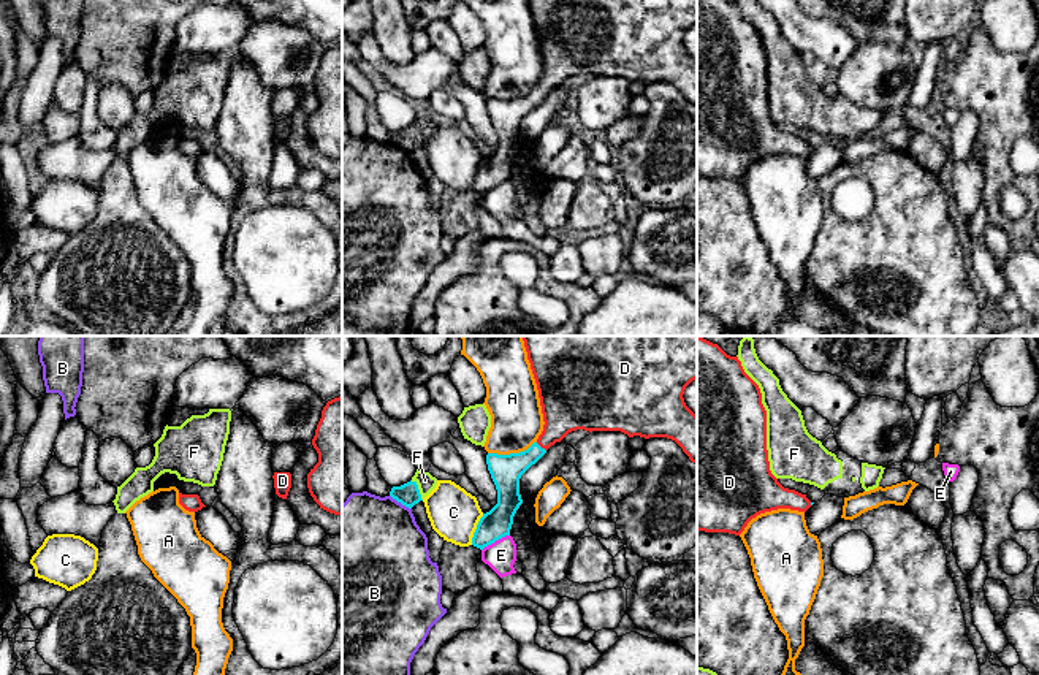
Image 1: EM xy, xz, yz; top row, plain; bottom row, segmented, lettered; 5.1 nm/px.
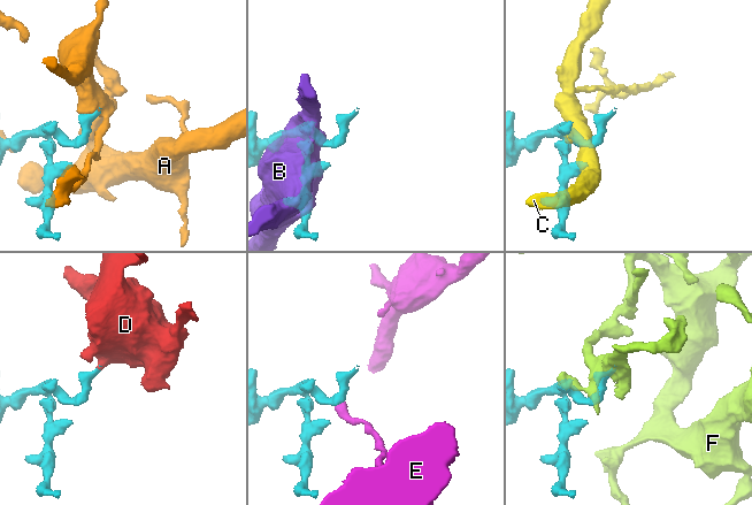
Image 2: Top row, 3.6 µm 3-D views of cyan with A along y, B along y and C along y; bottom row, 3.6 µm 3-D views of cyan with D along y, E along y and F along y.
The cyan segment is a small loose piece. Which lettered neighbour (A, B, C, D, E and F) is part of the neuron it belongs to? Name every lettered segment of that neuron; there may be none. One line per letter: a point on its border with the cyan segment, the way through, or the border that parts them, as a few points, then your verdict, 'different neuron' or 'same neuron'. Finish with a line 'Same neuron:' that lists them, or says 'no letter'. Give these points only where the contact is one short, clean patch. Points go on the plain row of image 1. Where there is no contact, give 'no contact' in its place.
A: meets cyan in xz at (512, 99); border along xz (536, 86), (518, 97), (488, 99); different neuron
B: meets cyan in xz at (401, 148); different neuron
C: meets cyan in xz at (475, 175); different neuron
D: meets cyan in xz at (539, 91); runs through xz (506, 116), (525, 105), (539, 91), (556, 73), (567, 51); same neuron
E: meets cyan in xz at (494, 186); border along xz (509, 179), (482, 195); different neuron
F: meets cyan in xz at (418, 135); different neuron
Same neuron: D

